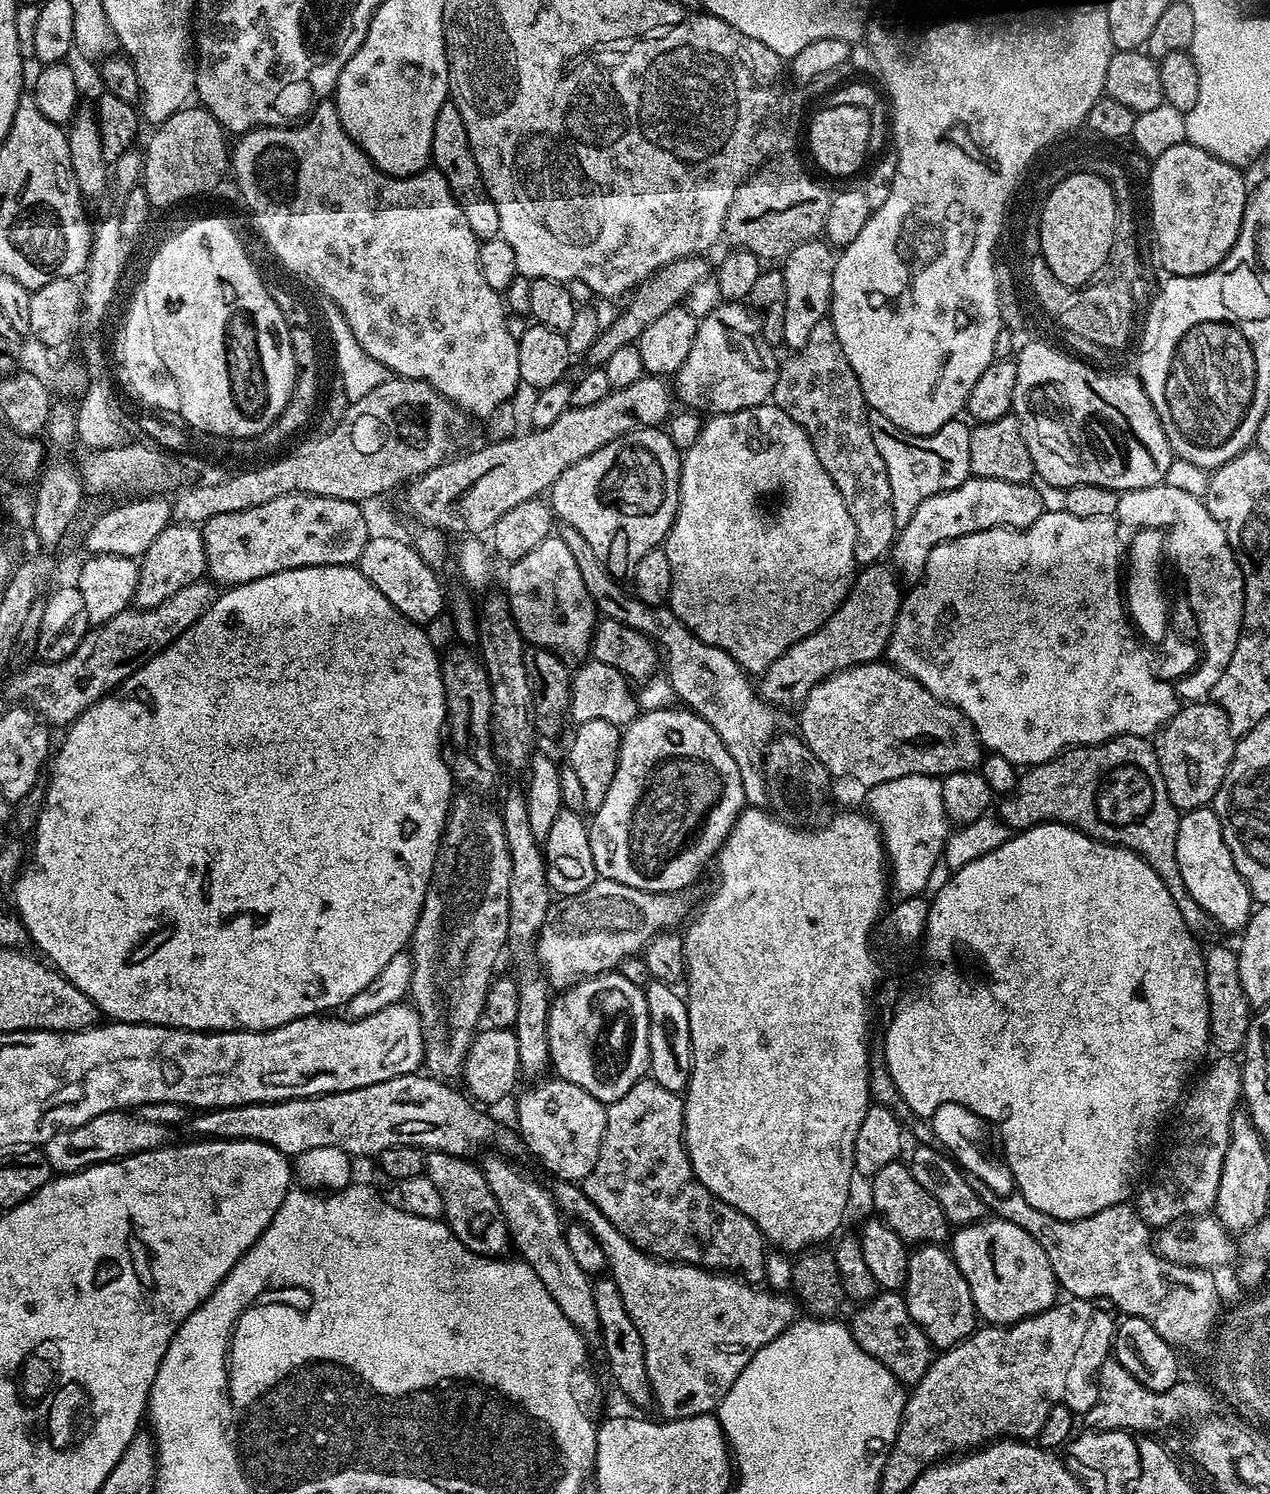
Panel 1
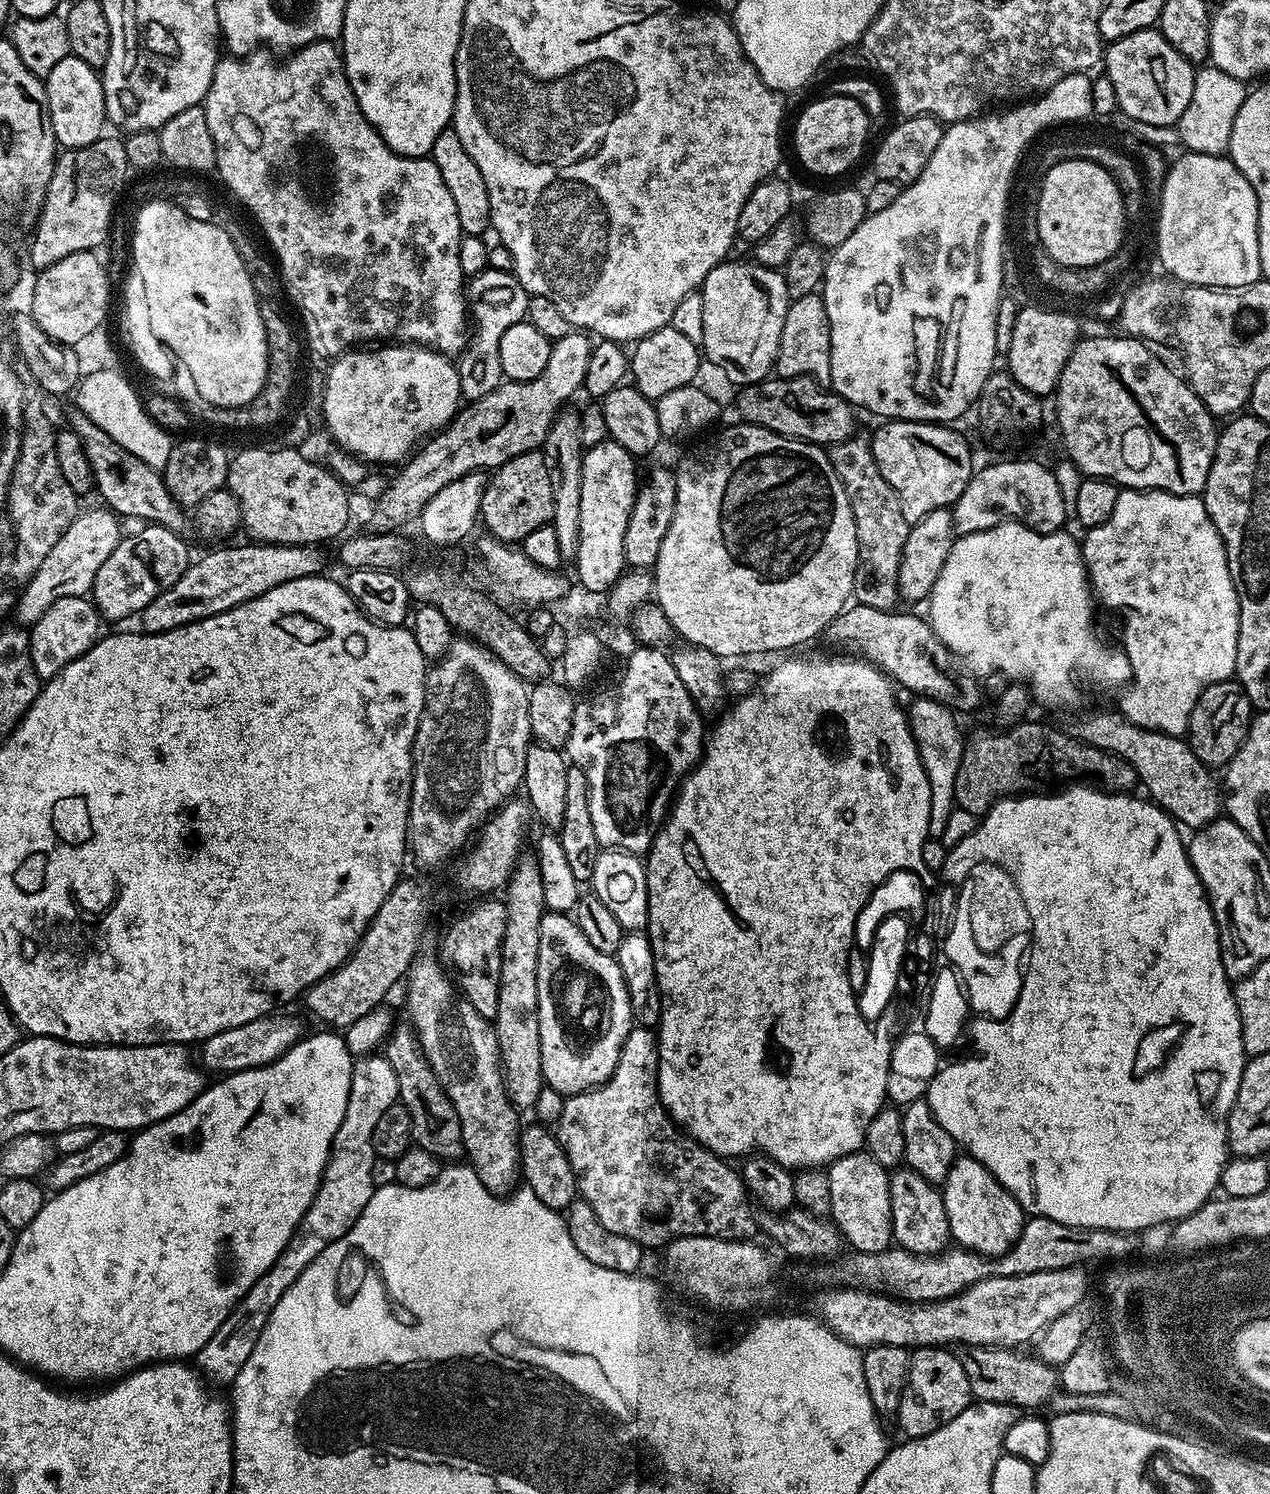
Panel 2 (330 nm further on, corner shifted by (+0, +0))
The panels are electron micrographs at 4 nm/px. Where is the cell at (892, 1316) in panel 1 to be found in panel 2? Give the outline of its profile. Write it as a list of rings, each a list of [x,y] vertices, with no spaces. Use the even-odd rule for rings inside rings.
[[[933,1346],[930,1348],[917,1348],[908,1358],[908,1377],[904,1383],[904,1389],[900,1395],[900,1405],[896,1411],[895,1423],[900,1423],[900,1428],[908,1438],[934,1434],[946,1422],[958,1418],[962,1410],[966,1410],[968,1405],[973,1403],[974,1397],[970,1390],[970,1382],[966,1379],[966,1370],[962,1370],[962,1362],[955,1351],[944,1346]]]

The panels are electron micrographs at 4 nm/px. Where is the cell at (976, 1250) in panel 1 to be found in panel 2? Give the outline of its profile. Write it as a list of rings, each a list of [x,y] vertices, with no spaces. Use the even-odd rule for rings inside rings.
[[[957,1155],[942,1185],[942,1195],[951,1239],[961,1248],[995,1258],[1010,1251],[1024,1229],[1026,1213],[1020,1203],[972,1156]]]

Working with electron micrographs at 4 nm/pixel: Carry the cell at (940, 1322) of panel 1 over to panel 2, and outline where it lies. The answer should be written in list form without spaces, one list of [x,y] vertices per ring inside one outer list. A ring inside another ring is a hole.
[[[900,1166],[889,1175],[892,1238],[899,1247],[919,1256],[935,1256],[950,1244],[948,1219],[944,1197],[937,1185],[926,1182],[922,1174],[907,1166]]]

